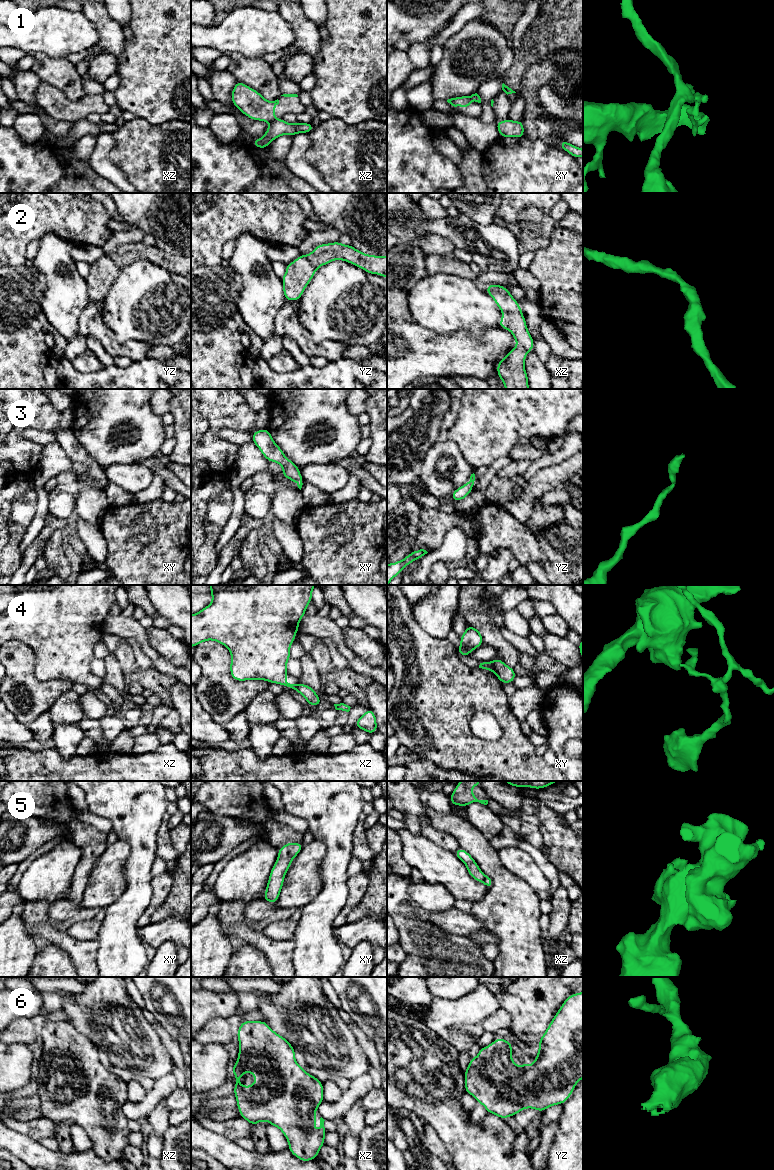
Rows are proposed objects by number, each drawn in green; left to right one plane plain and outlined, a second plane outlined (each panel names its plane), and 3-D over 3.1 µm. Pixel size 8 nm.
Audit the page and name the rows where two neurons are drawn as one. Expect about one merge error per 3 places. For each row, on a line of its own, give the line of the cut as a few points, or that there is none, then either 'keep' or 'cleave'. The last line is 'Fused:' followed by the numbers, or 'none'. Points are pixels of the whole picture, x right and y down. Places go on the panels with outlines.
1: cut xz (274, 119), (270, 123); cleave
2: cut none; keep
3: cut none; keep
4: cut xy (491, 662), (493, 670); cleave
5: cut none; keep
6: cut none; keep
Fused: 1, 4

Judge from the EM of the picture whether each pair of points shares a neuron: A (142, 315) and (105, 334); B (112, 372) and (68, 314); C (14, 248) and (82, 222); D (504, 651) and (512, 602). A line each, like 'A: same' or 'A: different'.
A: different
B: different
C: same
D: different

